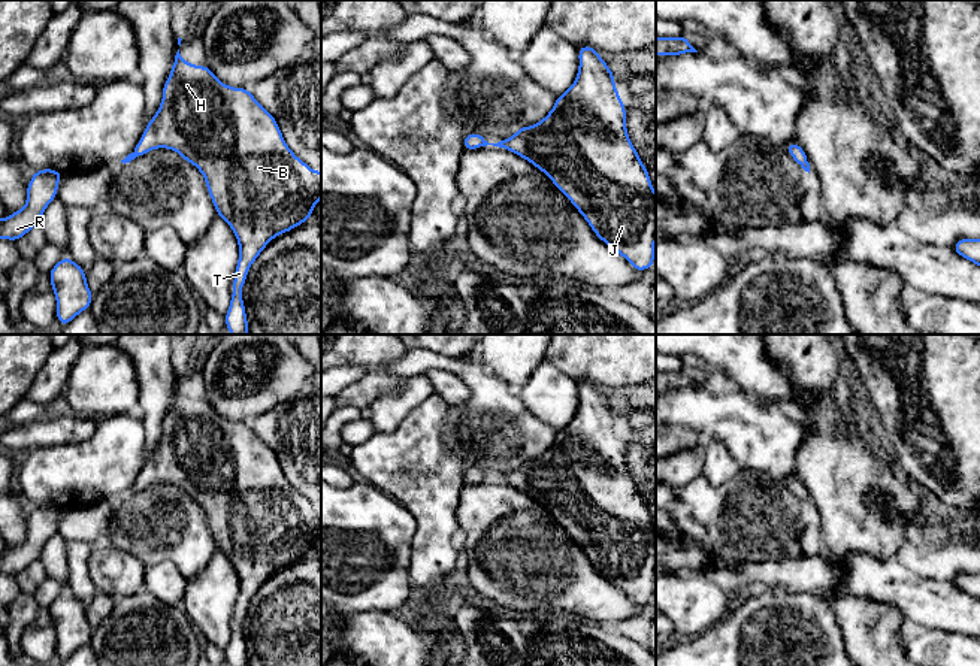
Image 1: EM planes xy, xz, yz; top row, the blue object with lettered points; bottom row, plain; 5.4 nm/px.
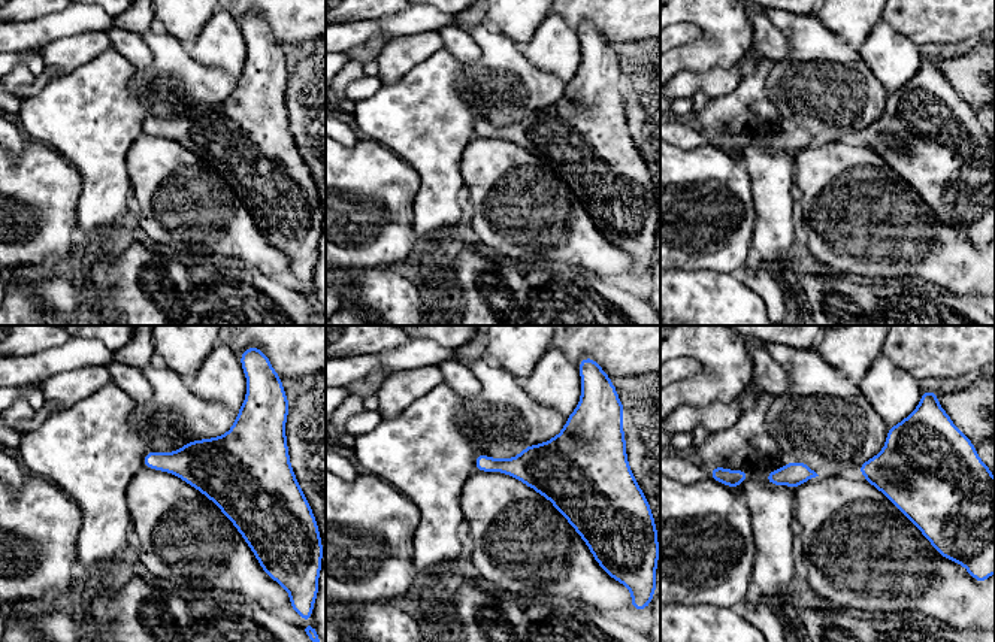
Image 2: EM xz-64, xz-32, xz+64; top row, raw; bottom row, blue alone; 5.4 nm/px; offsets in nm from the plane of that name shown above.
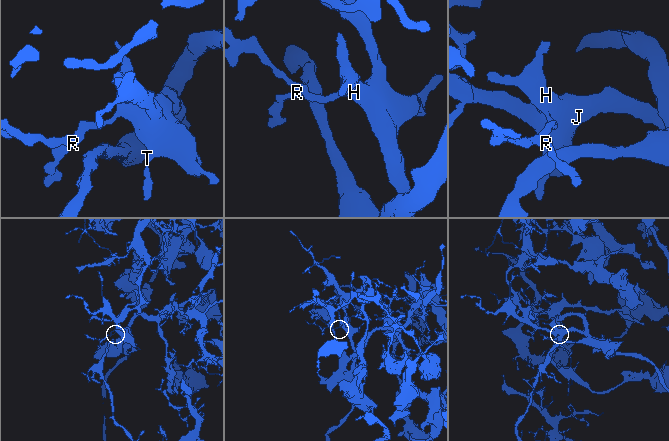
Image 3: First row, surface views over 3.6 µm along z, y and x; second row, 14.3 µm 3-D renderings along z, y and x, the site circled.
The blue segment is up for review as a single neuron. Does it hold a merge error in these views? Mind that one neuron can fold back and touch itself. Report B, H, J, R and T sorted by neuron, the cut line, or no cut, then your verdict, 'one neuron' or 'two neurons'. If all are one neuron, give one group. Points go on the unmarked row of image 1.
B H J R T | no cut | one neuron

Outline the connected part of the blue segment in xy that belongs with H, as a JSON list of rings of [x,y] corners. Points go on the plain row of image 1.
[[[179,384],[172,406],[163,420],[163,433],[157,448],[146,458],[134,485],[121,497],[130,497],[151,484],[166,482],[181,488],[184,496],[194,499],[205,511],[208,527],[220,550],[233,564],[239,578],[239,596],[233,611],[230,642],[224,650],[229,666],[248,666],[248,653],[241,626],[248,605],[266,579],[276,570],[299,561],[312,551],[312,544],[321,533],[321,506],[312,505],[287,481],[279,460],[248,423],[229,421],[217,414],[209,400],[187,397]]]

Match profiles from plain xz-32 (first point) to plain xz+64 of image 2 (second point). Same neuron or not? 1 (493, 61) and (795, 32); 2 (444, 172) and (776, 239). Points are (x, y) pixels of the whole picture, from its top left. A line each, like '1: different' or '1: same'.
1: same
2: same

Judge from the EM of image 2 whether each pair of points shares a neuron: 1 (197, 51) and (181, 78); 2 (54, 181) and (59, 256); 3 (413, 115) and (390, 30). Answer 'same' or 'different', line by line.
1: different
2: same
3: different

